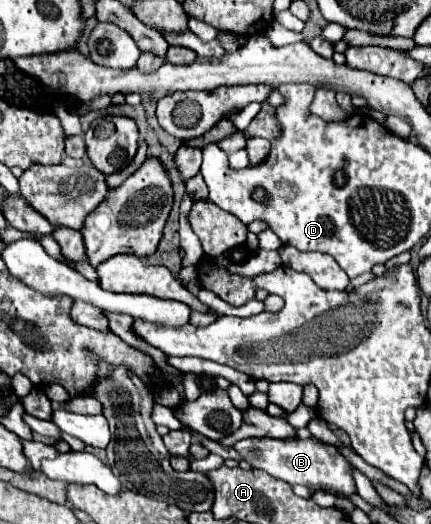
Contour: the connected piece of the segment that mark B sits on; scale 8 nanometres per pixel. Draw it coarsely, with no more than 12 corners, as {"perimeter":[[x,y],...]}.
{"perimeter":[[242,439],[254,469],[352,495],[350,463],[316,439]]}

